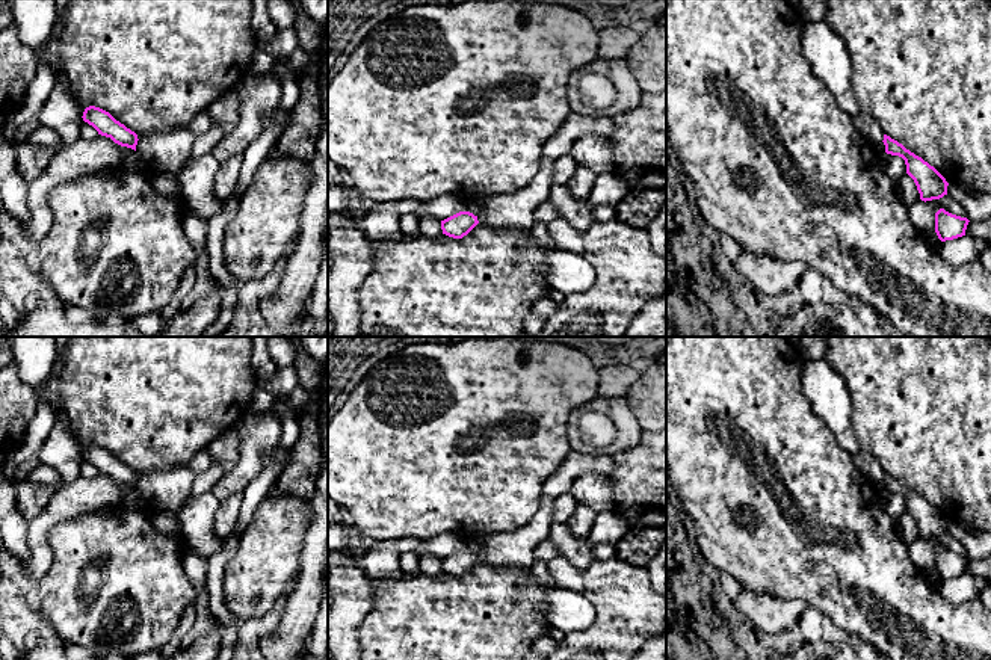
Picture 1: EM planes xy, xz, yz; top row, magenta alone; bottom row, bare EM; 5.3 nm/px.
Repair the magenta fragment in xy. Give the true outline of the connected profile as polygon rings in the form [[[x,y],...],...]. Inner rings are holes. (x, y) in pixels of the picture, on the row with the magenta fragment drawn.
[[[89,106],[83,112],[83,121],[92,125],[98,134],[110,137],[115,143],[136,151],[137,134],[116,121],[109,112]]]

